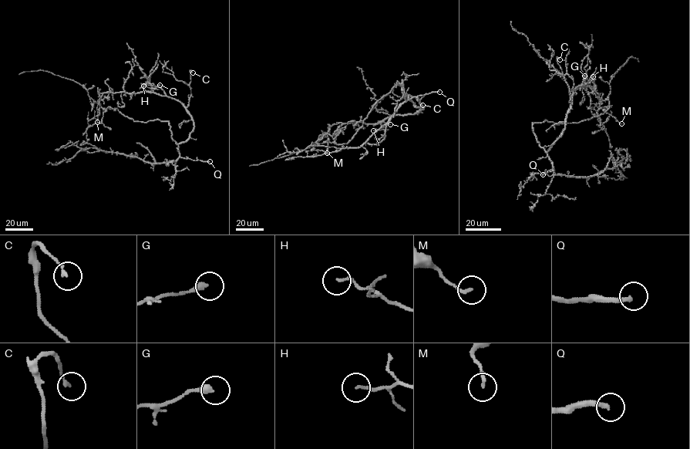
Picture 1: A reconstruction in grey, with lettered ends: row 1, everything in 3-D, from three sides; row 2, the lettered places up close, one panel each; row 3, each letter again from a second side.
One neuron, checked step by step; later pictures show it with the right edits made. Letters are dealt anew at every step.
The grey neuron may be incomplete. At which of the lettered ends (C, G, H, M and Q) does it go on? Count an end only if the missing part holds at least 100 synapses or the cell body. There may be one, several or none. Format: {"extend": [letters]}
{"extend": ["Q"]}

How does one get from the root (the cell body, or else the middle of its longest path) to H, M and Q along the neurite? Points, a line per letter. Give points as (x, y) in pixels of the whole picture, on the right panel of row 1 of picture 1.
H: (535, 134), (536, 141), (546, 151), (564, 129), (573, 90), (590, 82), (593, 76)
M: (535, 134), (533, 123), (578, 123), (602, 114), (610, 106), (605, 99), (600, 106), (621, 123)
Q: (535, 134), (536, 141), (543, 149), (552, 165), (551, 169), (543, 174)

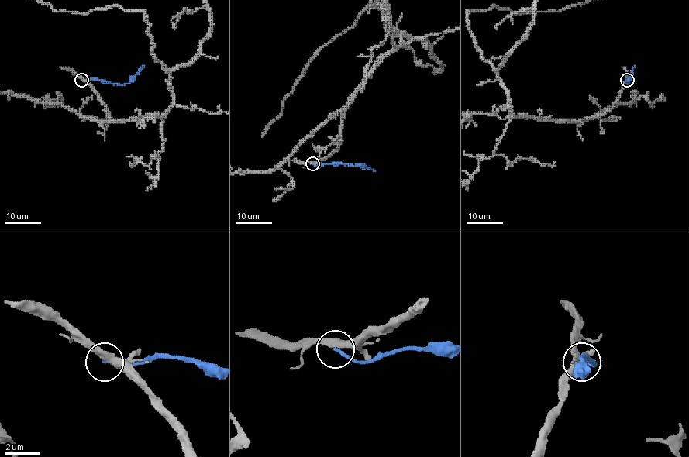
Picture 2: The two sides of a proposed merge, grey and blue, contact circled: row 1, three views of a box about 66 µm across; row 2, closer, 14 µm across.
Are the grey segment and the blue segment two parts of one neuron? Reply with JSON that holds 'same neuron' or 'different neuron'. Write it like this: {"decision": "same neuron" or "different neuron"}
{"decision": "different neuron"}

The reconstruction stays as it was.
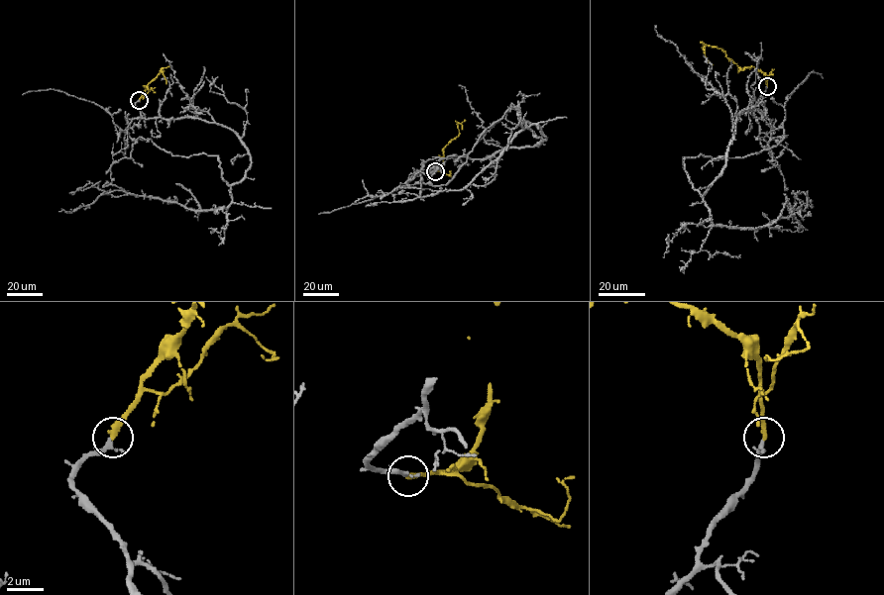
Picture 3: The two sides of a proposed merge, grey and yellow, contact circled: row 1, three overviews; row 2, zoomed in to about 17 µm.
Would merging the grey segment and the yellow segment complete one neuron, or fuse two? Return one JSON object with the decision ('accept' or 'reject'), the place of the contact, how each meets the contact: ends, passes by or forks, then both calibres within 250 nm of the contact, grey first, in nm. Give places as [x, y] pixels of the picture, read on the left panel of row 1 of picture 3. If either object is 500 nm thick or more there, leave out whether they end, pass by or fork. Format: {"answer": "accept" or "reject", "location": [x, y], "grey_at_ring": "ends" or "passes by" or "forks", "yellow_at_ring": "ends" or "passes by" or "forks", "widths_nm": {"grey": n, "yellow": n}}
{"answer": "accept", "location": [139, 100], "grey_at_ring": "passes by", "yellow_at_ring": "ends", "widths_nm": {"grey": 170, "yellow": 280}}

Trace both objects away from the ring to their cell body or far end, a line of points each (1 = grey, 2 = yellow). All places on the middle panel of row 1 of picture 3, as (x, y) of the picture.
1: (434, 170), (441, 159), (488, 158), (545, 137), (510, 108), (446, 184), (419, 181), (318, 214)
2: (434, 170), (441, 168), (443, 148), (459, 134), (457, 123), (462, 130)

